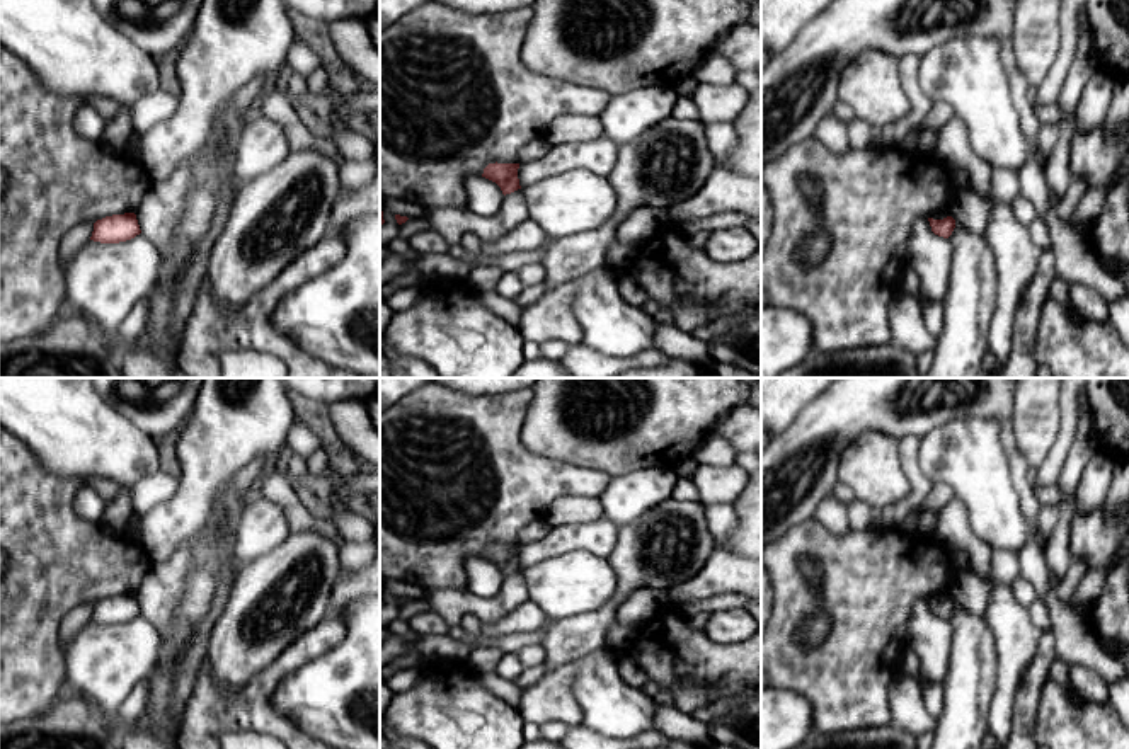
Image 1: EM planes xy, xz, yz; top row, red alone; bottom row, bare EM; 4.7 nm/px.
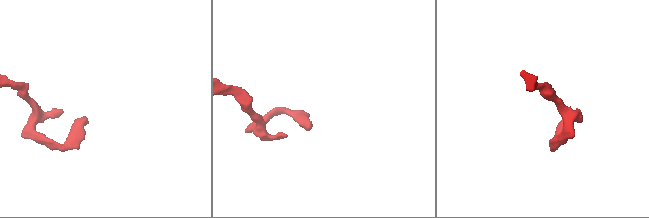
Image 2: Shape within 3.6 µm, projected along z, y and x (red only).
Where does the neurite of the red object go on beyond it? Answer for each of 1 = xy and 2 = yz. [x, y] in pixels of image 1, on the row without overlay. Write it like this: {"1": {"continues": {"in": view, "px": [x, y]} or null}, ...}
{"1": {"continues": null}, "2": {"continues": null}}

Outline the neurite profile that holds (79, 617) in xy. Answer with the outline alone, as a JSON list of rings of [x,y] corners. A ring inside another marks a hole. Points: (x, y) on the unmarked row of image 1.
[[[94,604],[75,608],[61,623],[61,649],[66,647],[68,640],[73,638],[87,621],[90,621]]]

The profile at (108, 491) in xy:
[[[90,478],[87,485],[97,490],[106,502],[111,502],[123,492],[123,487],[106,478]]]

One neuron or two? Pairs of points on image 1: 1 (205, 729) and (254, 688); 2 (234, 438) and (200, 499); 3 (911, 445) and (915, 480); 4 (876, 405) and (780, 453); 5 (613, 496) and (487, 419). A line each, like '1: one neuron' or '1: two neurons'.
1: one neuron
2: one neuron
3: one neuron
4: one neuron
5: two neurons

